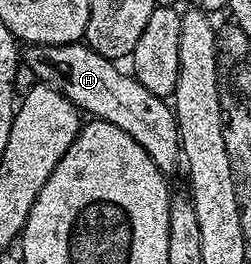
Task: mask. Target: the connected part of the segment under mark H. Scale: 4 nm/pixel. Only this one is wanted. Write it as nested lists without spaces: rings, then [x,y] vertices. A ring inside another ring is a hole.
[[[86,43],[74,45],[27,45],[22,50],[21,61],[24,66],[31,68],[31,73],[42,84],[53,87],[61,95],[65,95],[73,102],[75,108],[92,118],[113,123],[113,127],[121,127],[125,135],[137,139],[141,147],[157,163],[157,167],[165,175],[171,175],[175,168],[181,165],[181,146],[179,143],[179,128],[175,122],[175,110],[164,98],[153,95],[134,75],[130,72],[122,73],[116,62],[108,57],[97,55]]]

